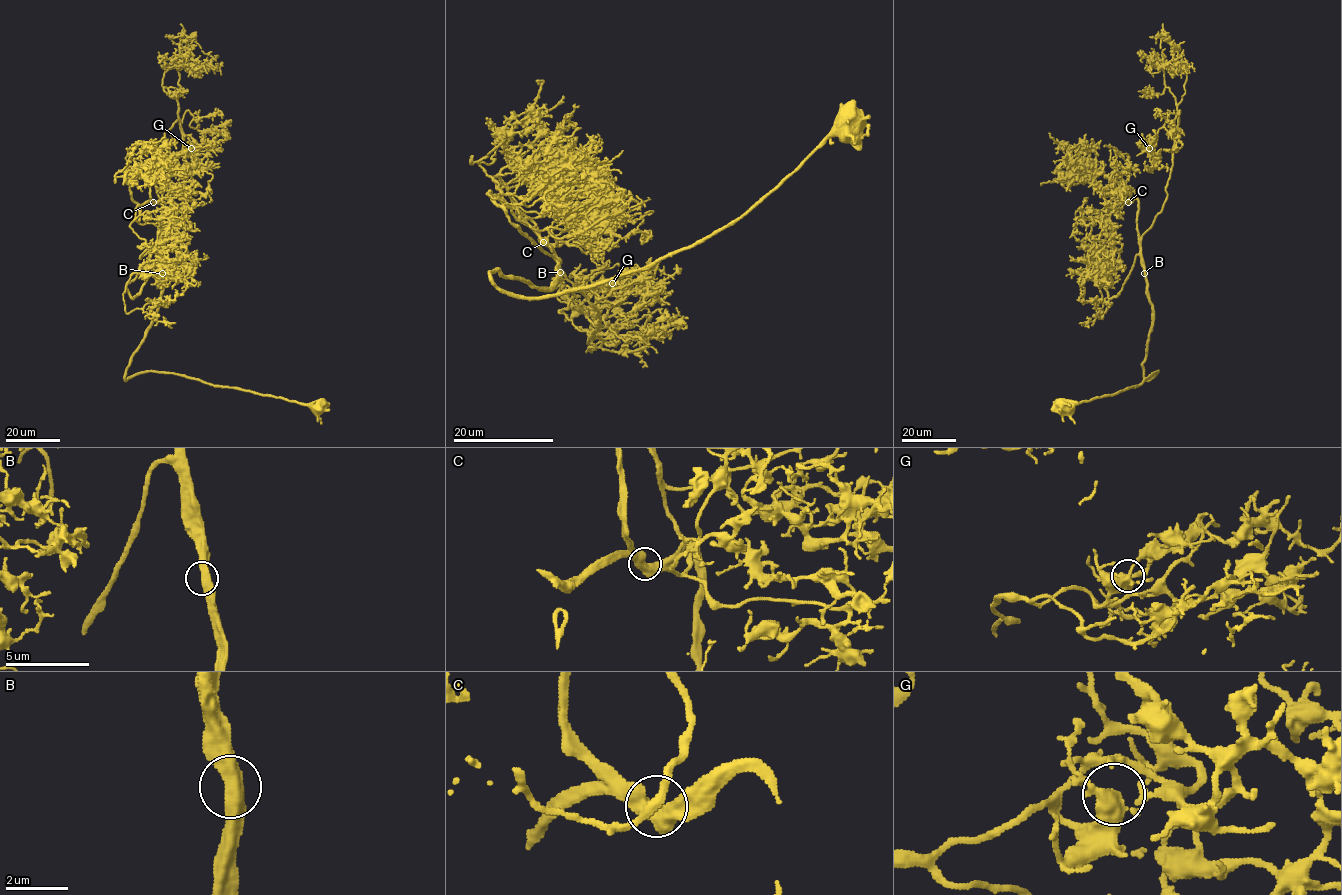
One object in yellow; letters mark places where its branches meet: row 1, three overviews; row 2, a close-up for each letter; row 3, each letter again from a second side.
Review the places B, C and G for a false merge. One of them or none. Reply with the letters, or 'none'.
none

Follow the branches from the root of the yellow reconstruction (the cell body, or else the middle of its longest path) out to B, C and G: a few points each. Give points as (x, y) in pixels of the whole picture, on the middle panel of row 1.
B: (852, 122), (739, 218), (642, 268), (541, 297), (508, 294), (489, 274), (549, 288), (559, 273)
C: (852, 122), (739, 218), (642, 268), (541, 297), (496, 285), (497, 269), (549, 288), (559, 261), (543, 243)
G: (852, 122), (642, 268), (541, 297), (489, 274), (549, 288), (558, 266), (597, 329), (572, 292), (612, 283)

